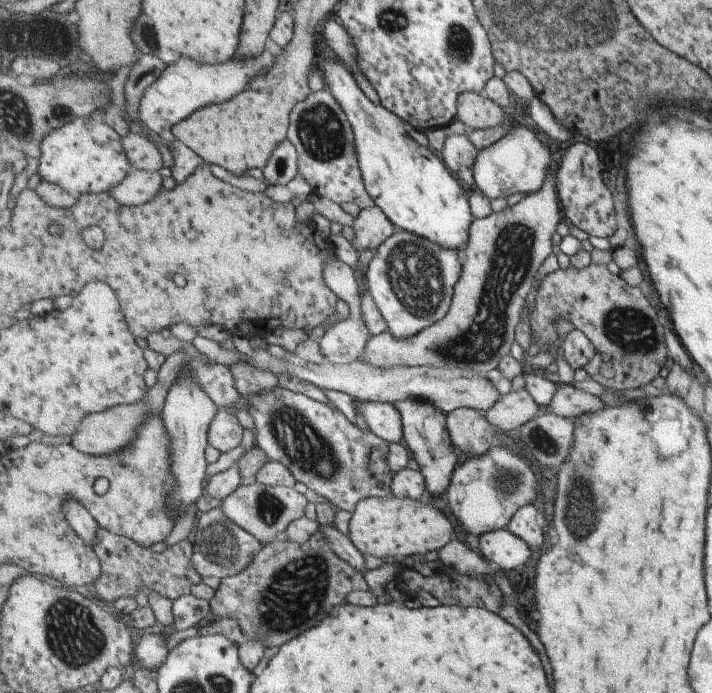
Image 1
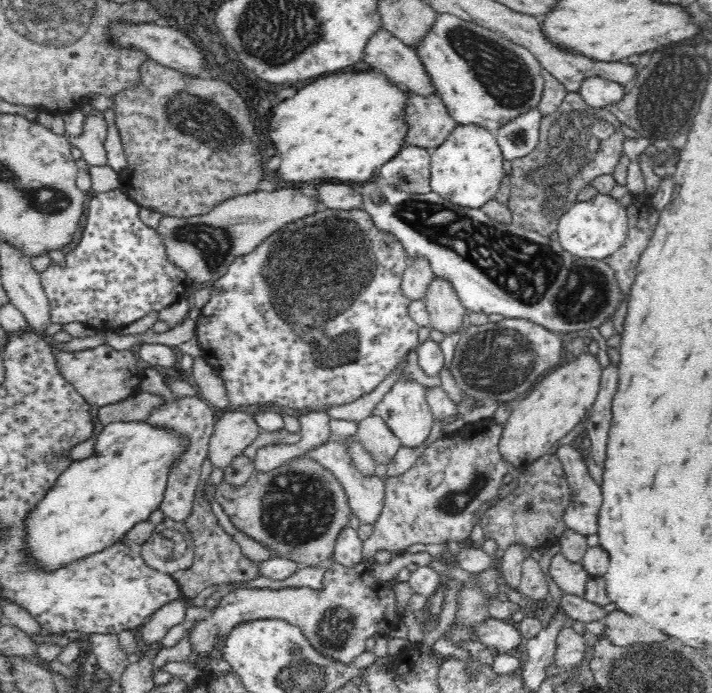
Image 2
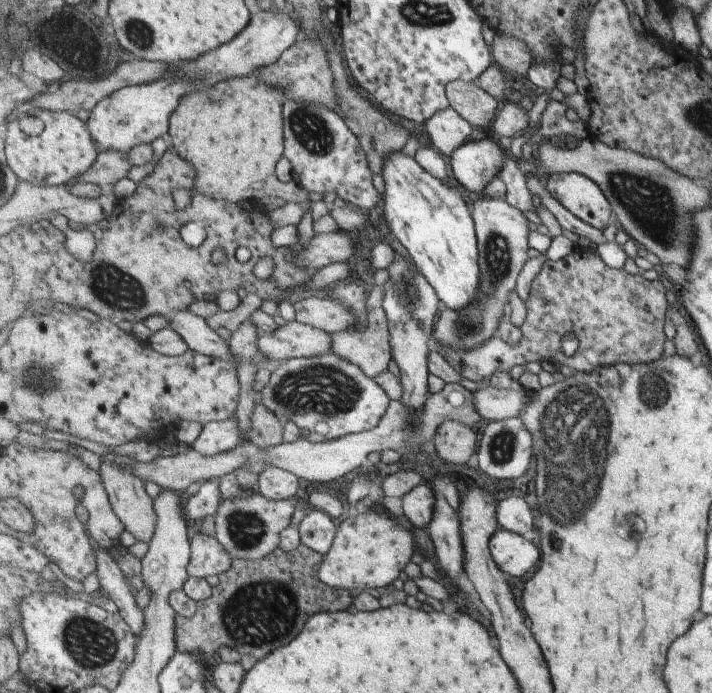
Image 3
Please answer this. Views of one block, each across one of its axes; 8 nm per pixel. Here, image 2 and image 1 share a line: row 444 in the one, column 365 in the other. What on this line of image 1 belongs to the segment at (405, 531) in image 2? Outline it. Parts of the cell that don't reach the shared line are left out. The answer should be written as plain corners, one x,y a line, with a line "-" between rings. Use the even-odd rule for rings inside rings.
281,388
265,389
259,394
247,398
250,416
256,429
257,444
269,460
282,462
294,475
304,483
309,492
326,497
339,509
354,513
357,505
367,497
384,497
392,494
394,474
388,463
390,442
378,437
371,429
361,430
351,422
341,410
319,400
313,400
305,394

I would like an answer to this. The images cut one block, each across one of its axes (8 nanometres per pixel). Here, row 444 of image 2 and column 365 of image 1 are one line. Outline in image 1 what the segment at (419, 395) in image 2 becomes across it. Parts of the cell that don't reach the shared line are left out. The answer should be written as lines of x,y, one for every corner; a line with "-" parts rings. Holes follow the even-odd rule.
354,400
357,409
368,422
368,428
378,437
390,443
398,443
404,439
404,423
401,411
393,403
379,401

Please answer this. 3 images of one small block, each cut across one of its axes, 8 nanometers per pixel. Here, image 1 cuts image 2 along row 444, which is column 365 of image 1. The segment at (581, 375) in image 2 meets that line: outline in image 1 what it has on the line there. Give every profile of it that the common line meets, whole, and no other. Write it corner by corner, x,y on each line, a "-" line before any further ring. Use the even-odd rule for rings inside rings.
394,494
384,497
367,497
357,505
349,522
349,538
363,554
371,554
377,558
395,558
395,556
413,556
427,554
433,550
440,551
455,536
455,524
437,508
424,500
397,498

